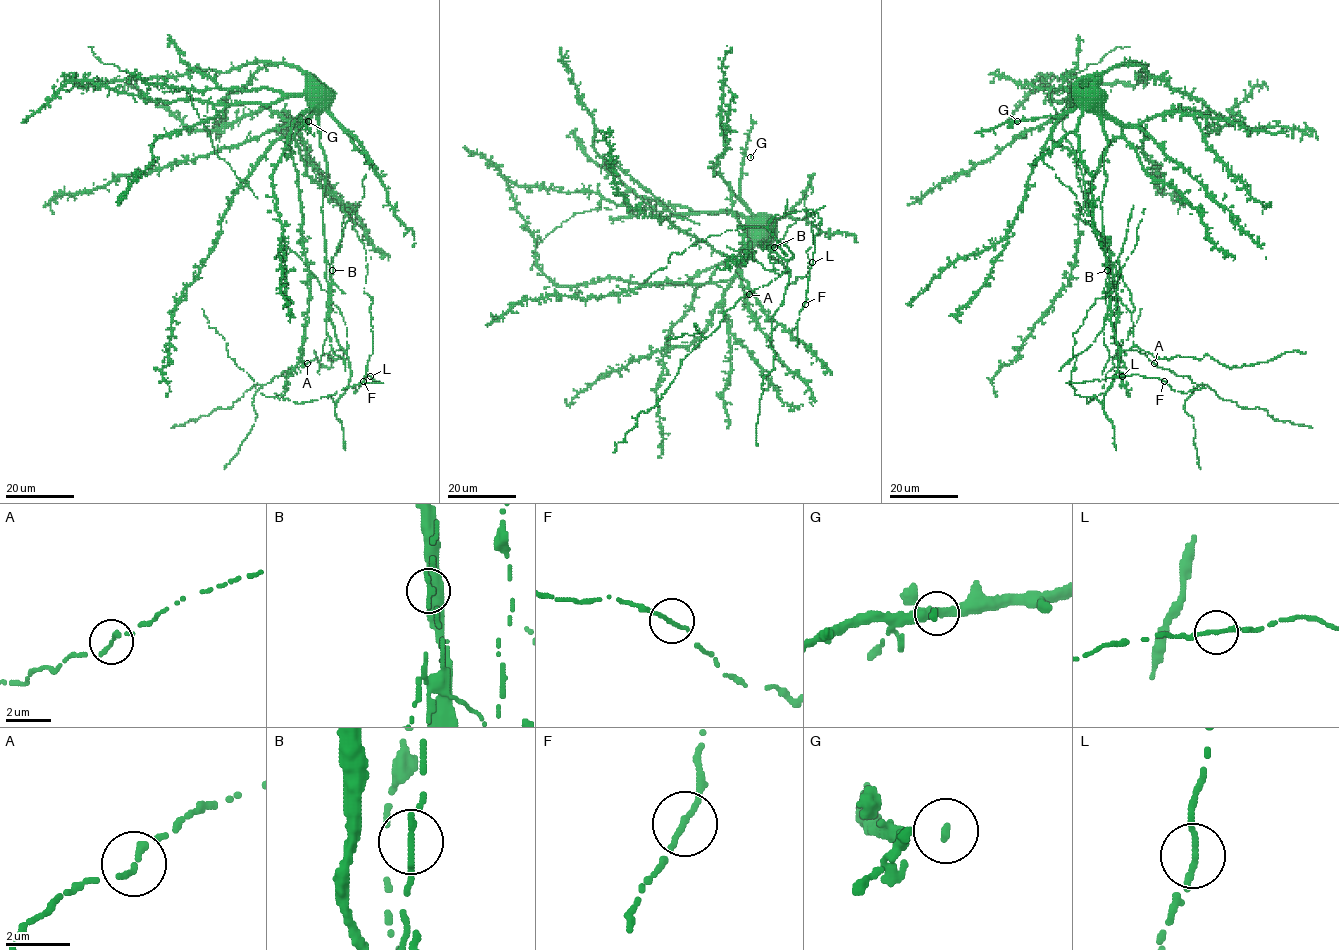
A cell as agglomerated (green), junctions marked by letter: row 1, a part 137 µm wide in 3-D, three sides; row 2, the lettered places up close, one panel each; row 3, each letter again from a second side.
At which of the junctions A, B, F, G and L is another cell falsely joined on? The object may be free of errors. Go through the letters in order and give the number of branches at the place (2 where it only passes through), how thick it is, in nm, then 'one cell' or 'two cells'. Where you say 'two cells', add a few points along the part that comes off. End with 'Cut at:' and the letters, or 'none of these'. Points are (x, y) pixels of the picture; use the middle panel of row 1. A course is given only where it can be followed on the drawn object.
A: 1 | 280 nm | one cell
B: 1 | 240 nm | two cells
F: 1 | 240 nm | one cell
G: 1 | 220 nm | one cell
L: 1 | 240 nm | one cell
Cut at: B

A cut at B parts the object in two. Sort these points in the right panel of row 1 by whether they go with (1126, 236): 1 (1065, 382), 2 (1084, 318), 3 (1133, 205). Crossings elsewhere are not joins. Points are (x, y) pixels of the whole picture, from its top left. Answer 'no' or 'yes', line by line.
1: no
2: no
3: yes

